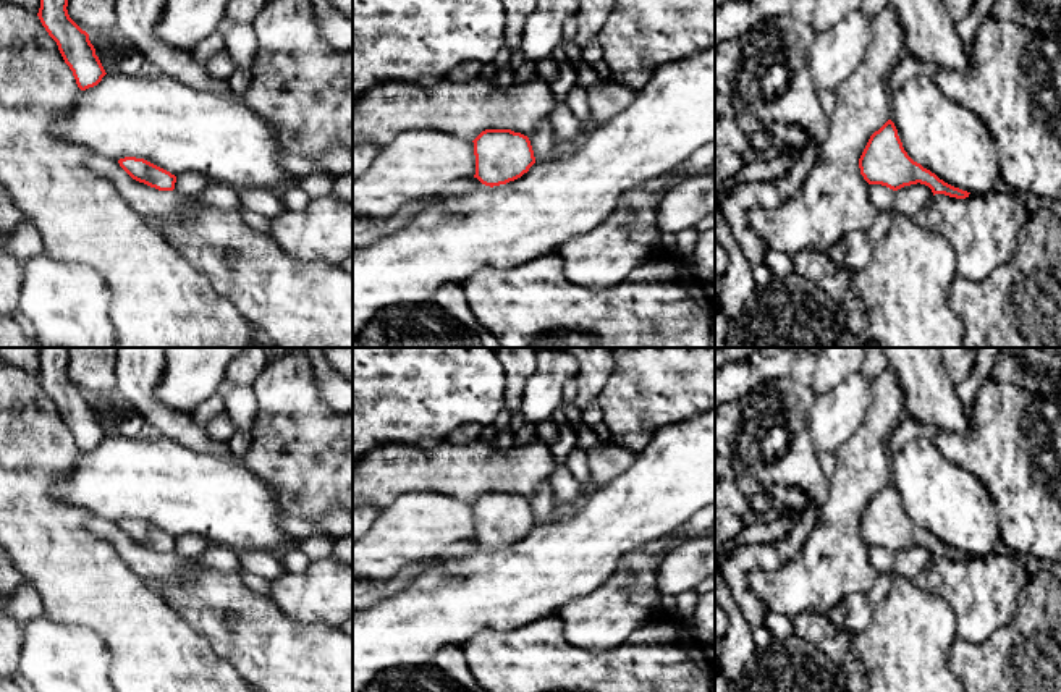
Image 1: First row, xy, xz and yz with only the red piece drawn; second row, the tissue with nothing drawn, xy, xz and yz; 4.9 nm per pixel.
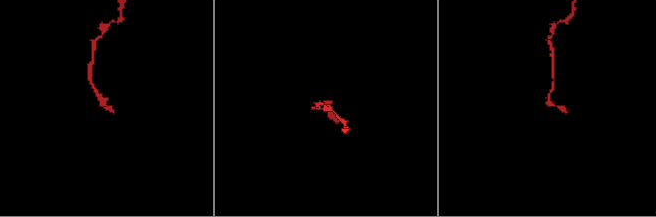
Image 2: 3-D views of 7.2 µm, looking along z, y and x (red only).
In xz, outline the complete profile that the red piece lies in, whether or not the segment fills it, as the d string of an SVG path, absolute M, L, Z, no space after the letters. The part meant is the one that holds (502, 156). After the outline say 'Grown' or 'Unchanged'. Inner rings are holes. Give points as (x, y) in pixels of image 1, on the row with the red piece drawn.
M485 129L474 141L476 175L485 186L521 178L535 163L527 136L511 129Z. Unchanged

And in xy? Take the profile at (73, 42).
M40 0L39 19L49 36L57 42L65 63L73 71L81 91L97 86L107 74L89 34L68 15L68 0Z. Unchanged

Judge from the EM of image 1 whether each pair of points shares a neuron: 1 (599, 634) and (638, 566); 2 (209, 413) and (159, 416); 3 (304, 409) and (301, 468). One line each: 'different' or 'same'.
1: same
2: different
3: same

